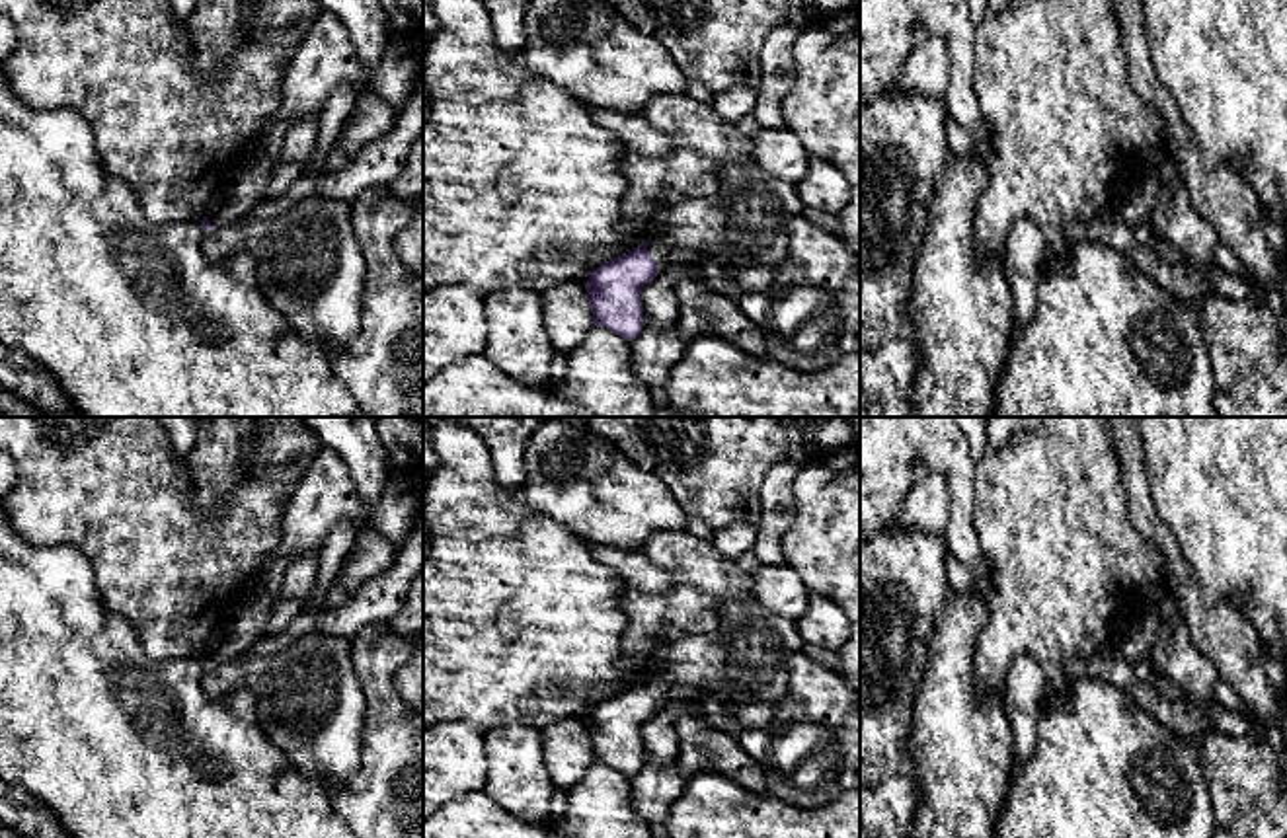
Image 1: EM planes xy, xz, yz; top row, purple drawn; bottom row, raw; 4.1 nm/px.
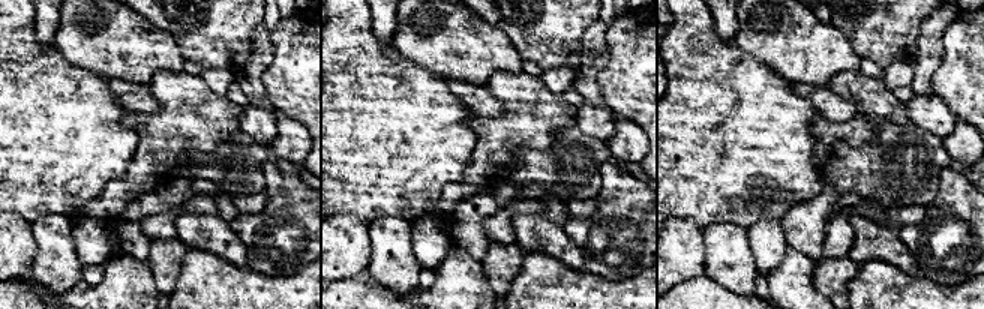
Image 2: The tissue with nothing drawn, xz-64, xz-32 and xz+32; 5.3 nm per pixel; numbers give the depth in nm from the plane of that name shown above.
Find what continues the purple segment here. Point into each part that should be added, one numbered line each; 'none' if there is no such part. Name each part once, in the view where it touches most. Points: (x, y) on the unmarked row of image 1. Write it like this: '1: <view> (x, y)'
1: xz (660, 688)

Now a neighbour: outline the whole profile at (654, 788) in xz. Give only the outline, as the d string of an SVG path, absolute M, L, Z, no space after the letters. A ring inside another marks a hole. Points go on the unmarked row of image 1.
M677 762L665 766L644 764L642 770L630 778L634 811L651 822L665 822L671 805L682 795L686 778L681 774Z

